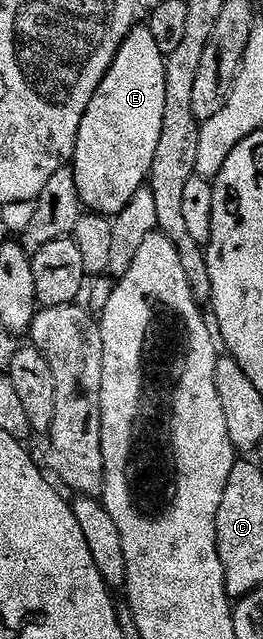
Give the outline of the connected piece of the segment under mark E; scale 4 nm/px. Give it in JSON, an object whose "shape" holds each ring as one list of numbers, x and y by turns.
{"shape":[[150,26,132,27,121,49,117,49,117,57,113,65,109,65,101,85,97,85,97,93,93,93,93,101,89,101,89,109,85,109,85,117,81,117,81,129,77,133,73,166,79,200,88,212,106,217,119,215,121,209,133,201,133,193,137,193,137,189,148,182,153,157,157,157,157,141,161,141,161,129,165,121,166,72,166,58,157,46]]}

